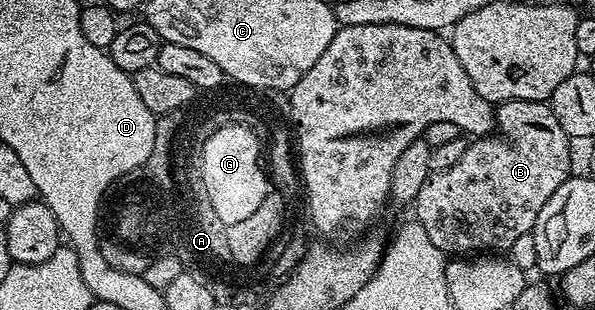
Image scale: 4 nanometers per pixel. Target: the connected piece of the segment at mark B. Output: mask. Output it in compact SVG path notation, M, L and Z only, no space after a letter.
M509 100L508 102L500 102L495 106L495 125L497 134L503 138L495 138L496 136L479 136L474 140L468 141L465 152L461 155L461 160L457 160L457 164L453 164L444 170L437 170L428 174L425 184L421 184L421 192L417 192L417 196L413 200L415 206L414 221L421 224L421 228L425 228L425 233L429 235L429 240L433 240L433 244L437 244L437 248L442 250L447 256L471 256L476 252L507 252L520 236L532 233L537 224L537 216L541 216L541 208L545 208L549 196L553 196L553 192L557 192L557 188L561 188L561 184L565 184L567 178L572 177L571 170L571 146L572 139L568 138L565 128L561 128L557 116L553 116L550 105L547 102L534 102L533 100Z

